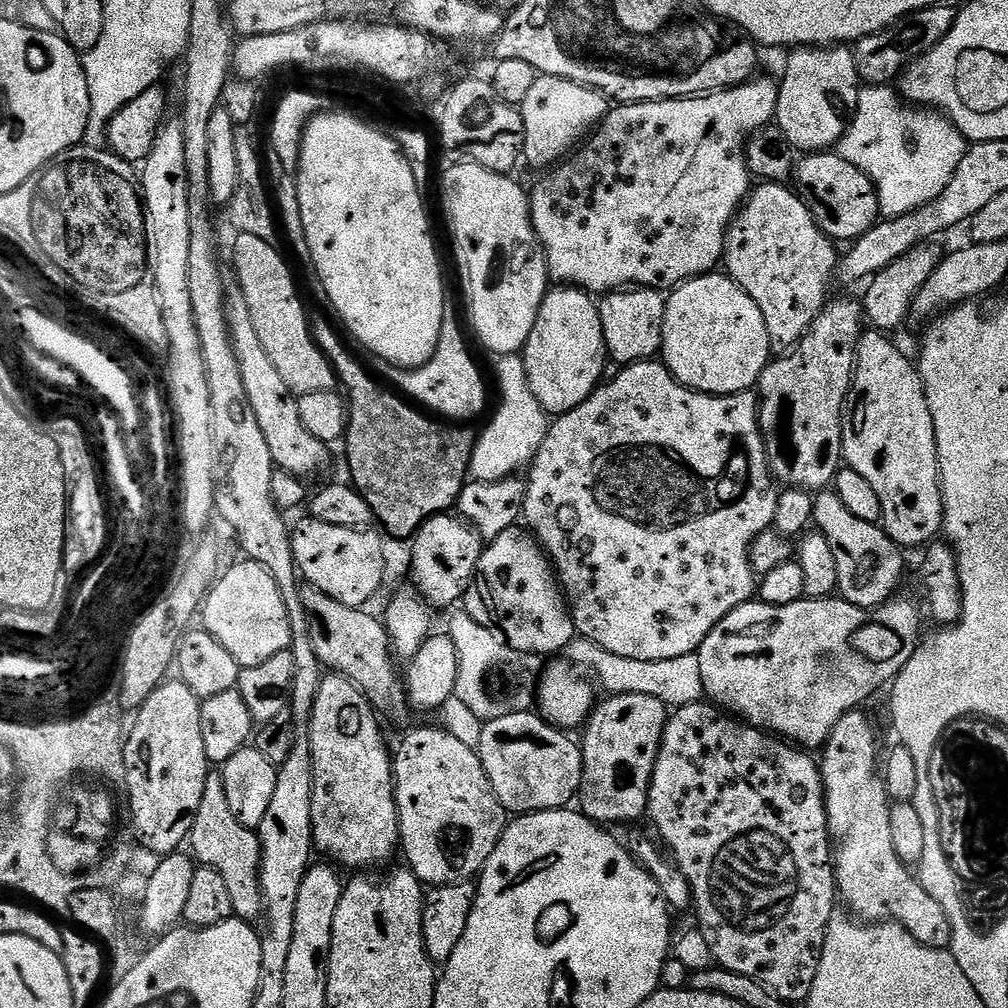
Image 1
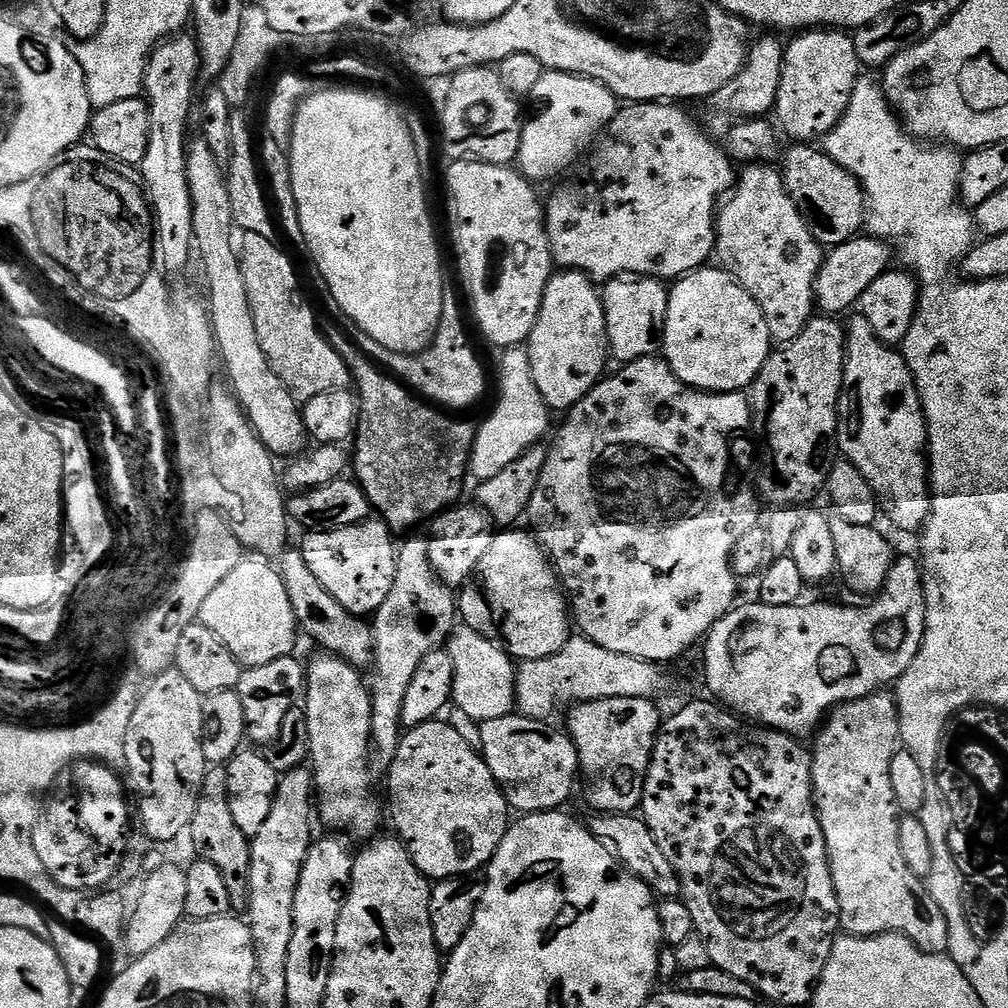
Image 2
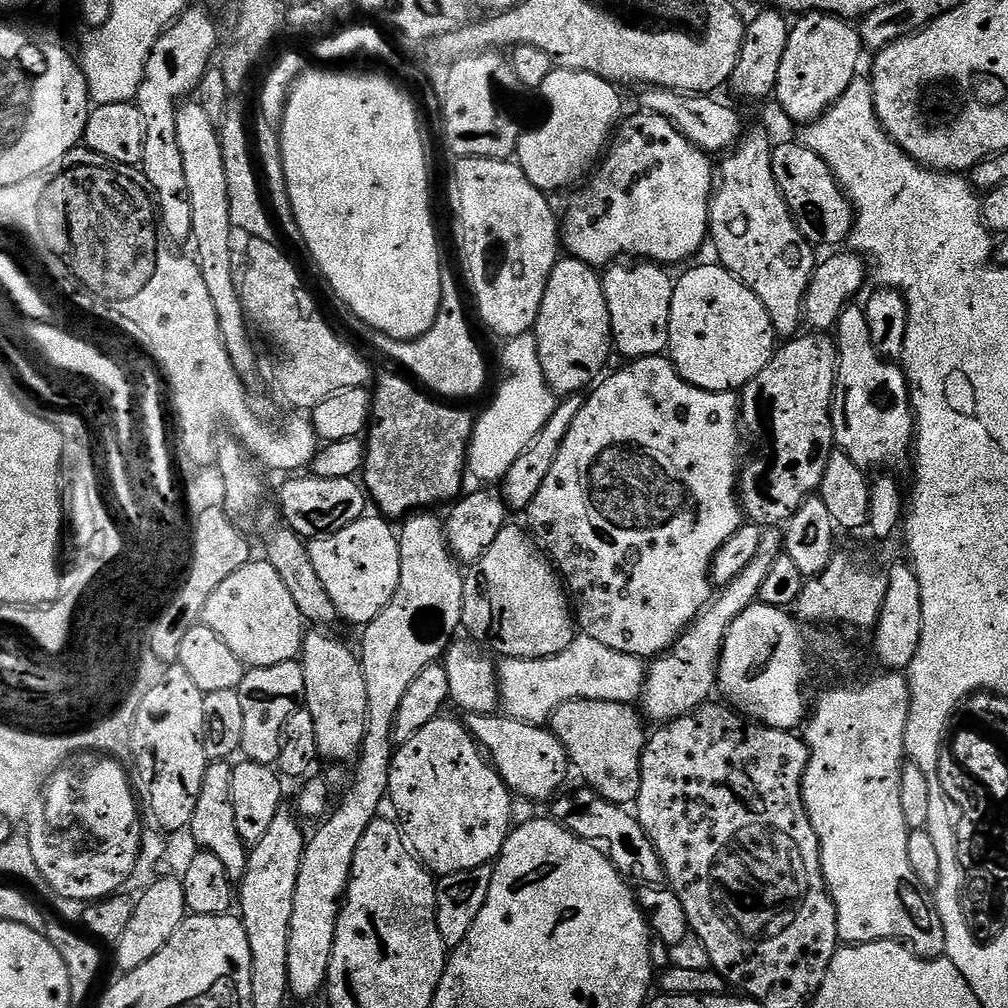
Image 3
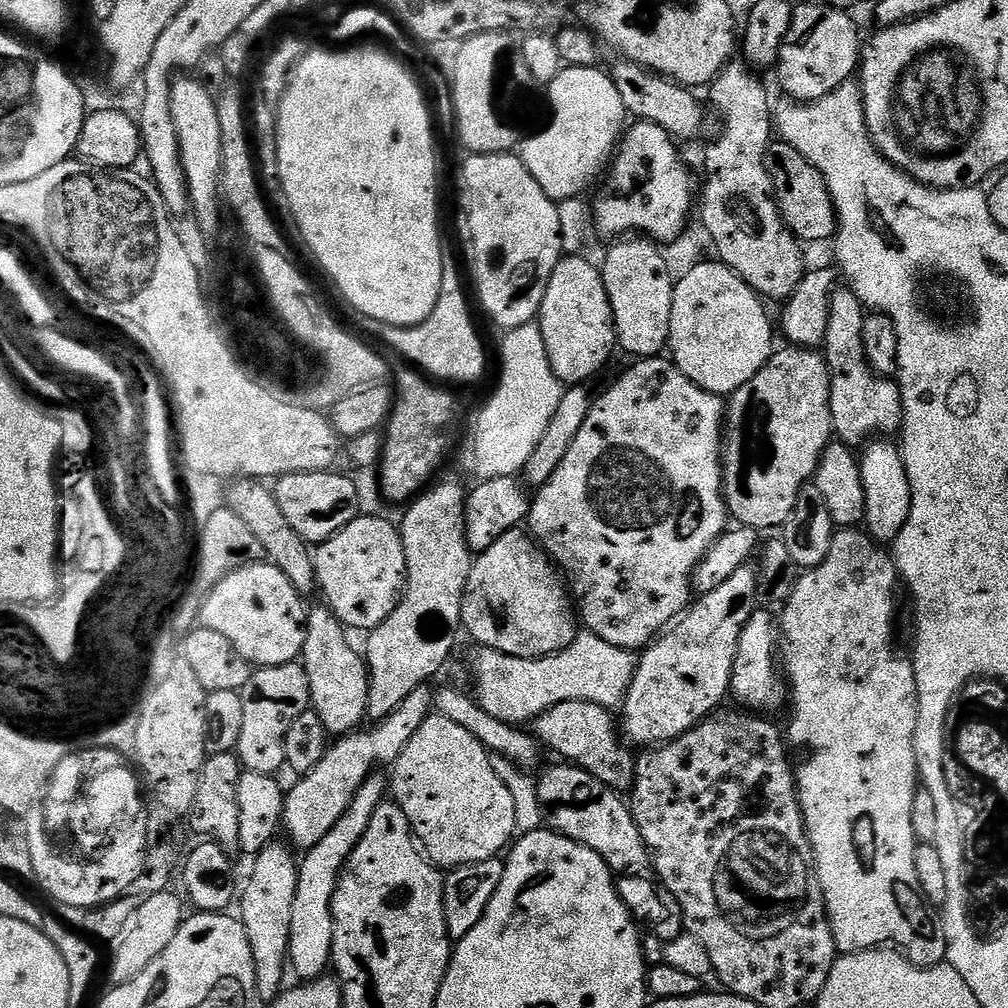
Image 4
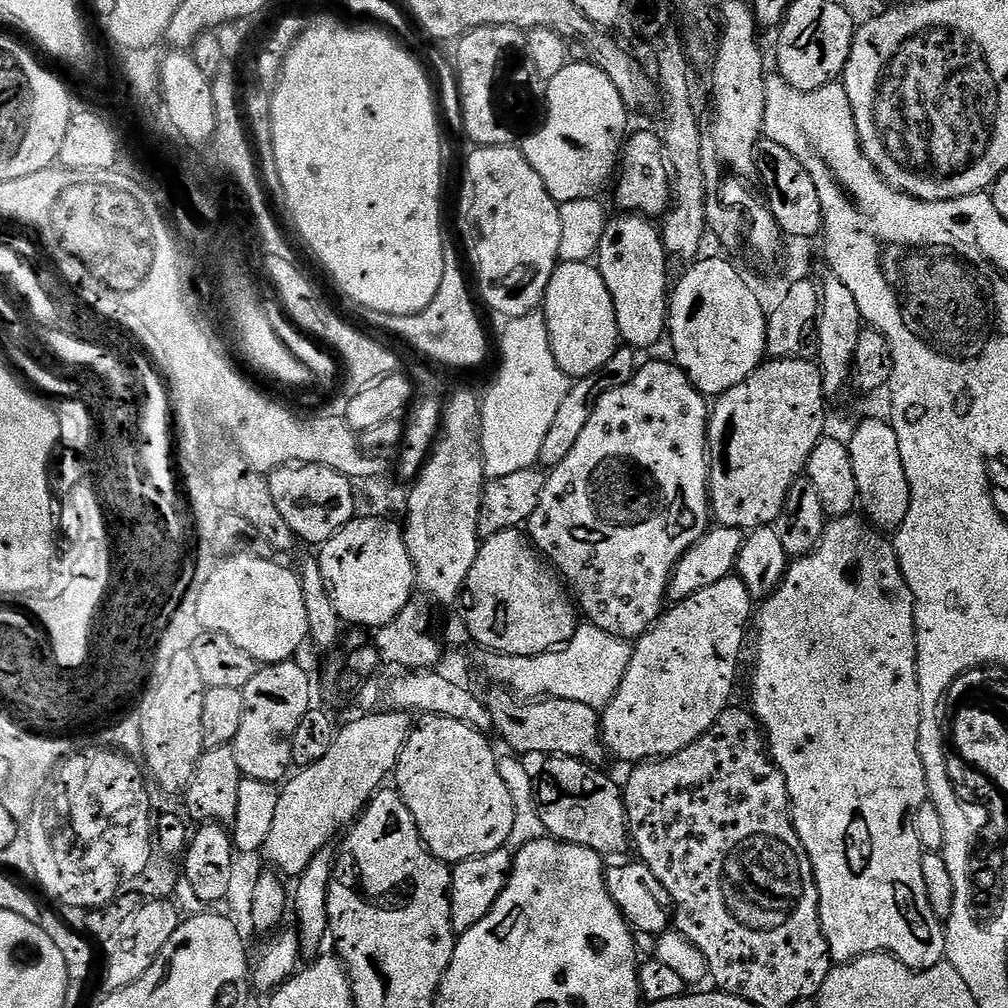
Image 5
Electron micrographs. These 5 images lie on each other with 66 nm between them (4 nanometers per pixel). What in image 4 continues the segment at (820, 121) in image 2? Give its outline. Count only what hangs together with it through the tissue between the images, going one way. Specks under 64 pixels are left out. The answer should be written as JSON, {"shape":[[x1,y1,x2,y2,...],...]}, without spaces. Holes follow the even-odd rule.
{"shape":[[827,2,820,4,795,5,792,13,792,25,784,39,778,61,780,84,789,92,791,99,796,102,817,100,842,86,857,75,862,55,862,39,856,24,851,20,849,13,843,8,831,8]]}

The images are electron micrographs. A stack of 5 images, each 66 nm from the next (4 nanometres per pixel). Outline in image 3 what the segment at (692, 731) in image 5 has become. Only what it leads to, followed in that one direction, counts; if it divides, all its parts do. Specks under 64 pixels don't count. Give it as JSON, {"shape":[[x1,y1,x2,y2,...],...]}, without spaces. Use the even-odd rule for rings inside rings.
{"shape":[[776,526,765,527,760,537,758,554,754,554,750,566,746,566,746,570,742,570,742,574,738,574,734,582,723,585,712,603,688,625,675,644,647,665,642,693,642,712,649,721,677,720,678,717,700,707,711,697,708,695,717,687,716,669,720,666,720,651,734,618,738,618,742,610,759,601,762,582,766,582,766,574,770,574,774,562,783,555,785,555,784,532]]}

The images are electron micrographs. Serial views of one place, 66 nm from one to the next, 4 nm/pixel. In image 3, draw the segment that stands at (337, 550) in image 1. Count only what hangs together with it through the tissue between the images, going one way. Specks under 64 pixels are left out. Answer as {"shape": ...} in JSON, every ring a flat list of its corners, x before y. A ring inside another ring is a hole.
{"shape":[[365,514,350,526,338,530,329,536,317,536,308,544,310,562,314,562,314,570,326,590,326,594,334,602,337,617,341,621,349,620,352,624,363,626,369,624,394,598,394,590,398,590,400,577,400,542,395,527,379,514]]}

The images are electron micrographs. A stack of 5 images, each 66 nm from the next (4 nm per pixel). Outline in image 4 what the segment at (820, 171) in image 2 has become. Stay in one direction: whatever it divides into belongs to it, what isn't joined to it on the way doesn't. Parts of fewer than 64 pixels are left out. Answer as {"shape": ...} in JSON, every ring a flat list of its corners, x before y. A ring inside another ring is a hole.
{"shape":[[773,142,766,150,766,170,774,186,776,205,790,231,801,242,807,240,831,241,836,235,836,207,830,198,826,178,798,150,786,143]]}

